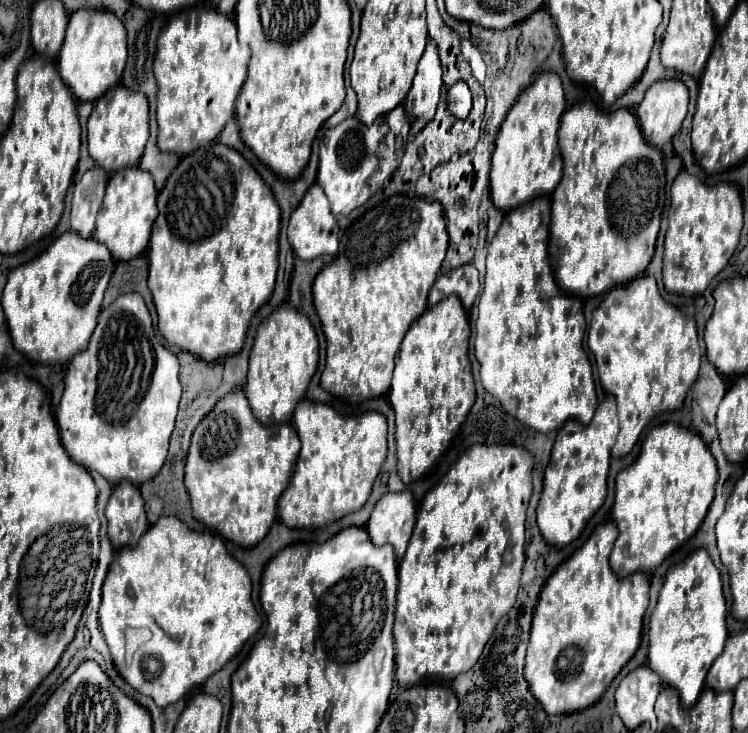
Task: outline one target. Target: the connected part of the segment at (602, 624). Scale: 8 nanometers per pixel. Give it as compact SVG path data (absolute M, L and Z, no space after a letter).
M612 522L597 527L586 544L546 580L534 610L526 680L548 714L570 714L598 702L640 646L642 618L648 606L648 576L618 578L612 574L608 556L618 530Z

